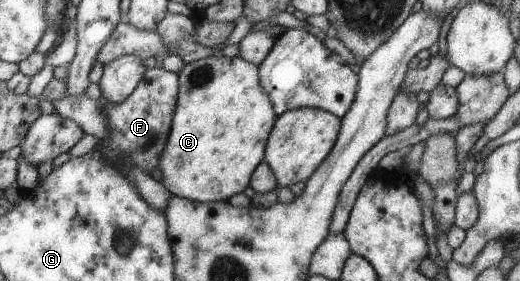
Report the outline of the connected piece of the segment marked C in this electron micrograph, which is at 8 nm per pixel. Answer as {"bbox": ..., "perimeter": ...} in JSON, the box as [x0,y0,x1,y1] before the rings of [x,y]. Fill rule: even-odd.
{"bbox":[158,54,277,203],"perimeter":[[[217,54],[184,65],[177,73],[178,89],[168,139],[158,156],[162,185],[172,196],[196,203],[226,202],[249,185],[251,173],[263,160],[267,137],[277,118],[270,99],[260,89],[258,67],[240,57]]]}

